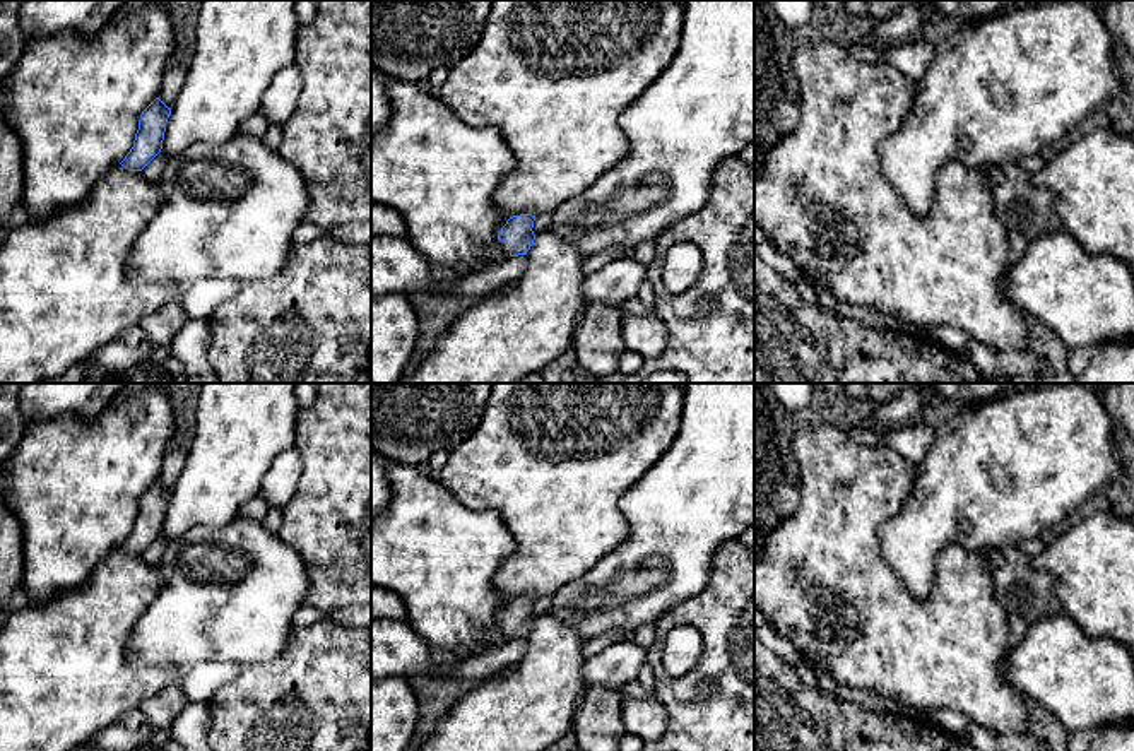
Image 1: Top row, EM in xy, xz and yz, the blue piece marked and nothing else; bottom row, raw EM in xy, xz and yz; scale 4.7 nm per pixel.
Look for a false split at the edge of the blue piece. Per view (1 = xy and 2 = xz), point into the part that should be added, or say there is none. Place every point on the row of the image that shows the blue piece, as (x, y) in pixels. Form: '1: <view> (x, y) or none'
1: none
2: xz (505, 248)

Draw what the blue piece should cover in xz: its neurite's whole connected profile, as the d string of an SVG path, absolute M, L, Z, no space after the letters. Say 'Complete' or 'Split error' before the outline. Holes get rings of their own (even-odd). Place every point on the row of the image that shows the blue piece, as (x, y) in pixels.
Split error. M520 214L506 221L498 234L498 246L501 248L505 260L510 257L527 255L534 245L535 234L532 231L535 216Z

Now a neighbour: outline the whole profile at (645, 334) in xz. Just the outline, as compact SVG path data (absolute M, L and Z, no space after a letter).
M623 315L621 335L628 351L641 354L645 359L657 358L667 346L667 325L655 316L648 315Z

